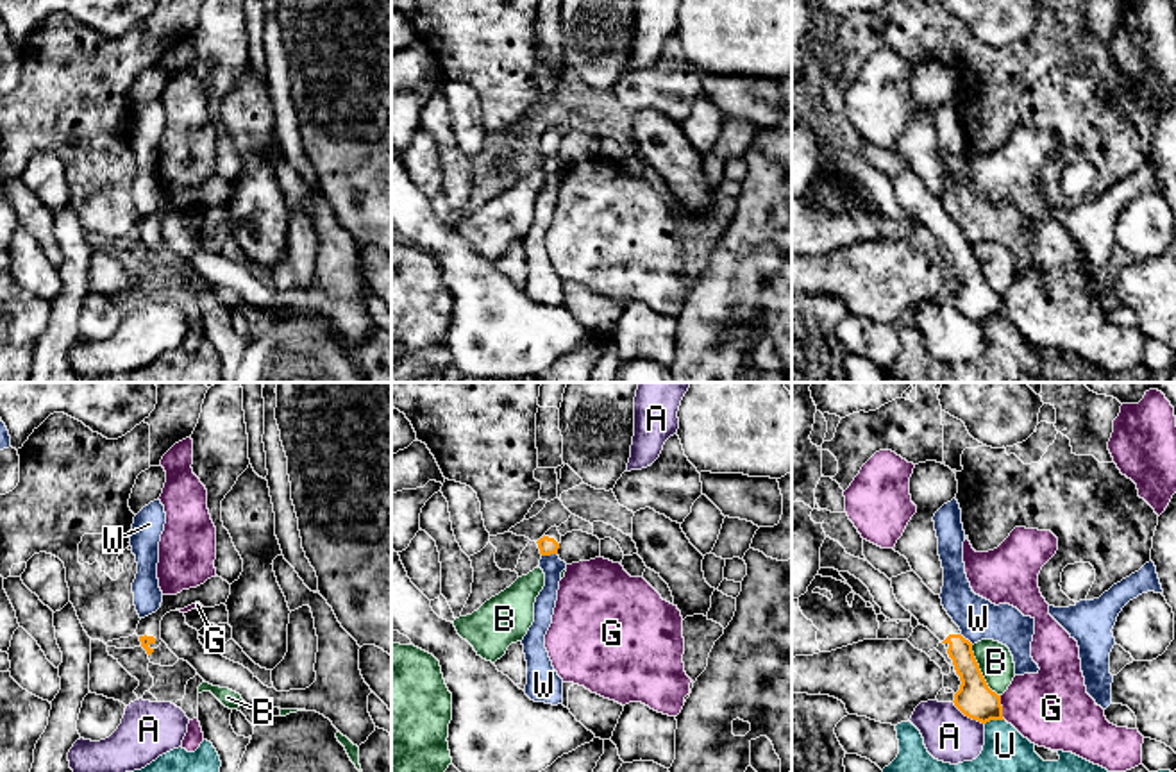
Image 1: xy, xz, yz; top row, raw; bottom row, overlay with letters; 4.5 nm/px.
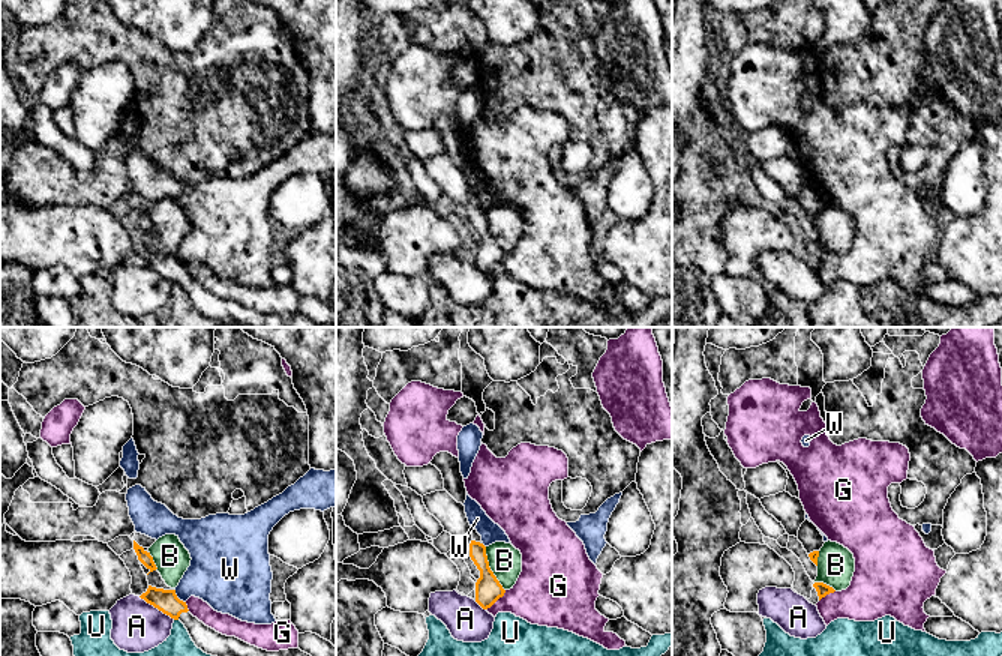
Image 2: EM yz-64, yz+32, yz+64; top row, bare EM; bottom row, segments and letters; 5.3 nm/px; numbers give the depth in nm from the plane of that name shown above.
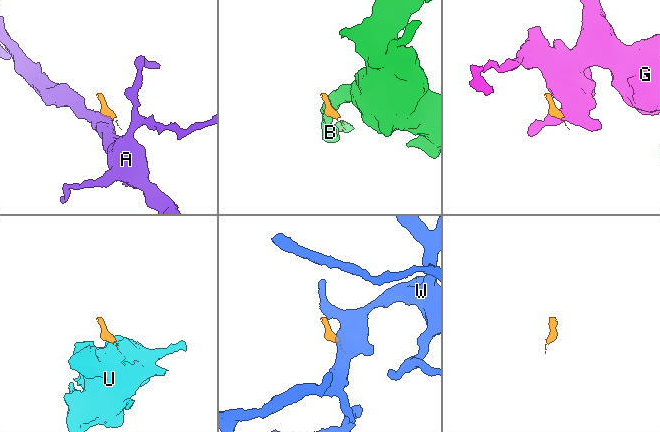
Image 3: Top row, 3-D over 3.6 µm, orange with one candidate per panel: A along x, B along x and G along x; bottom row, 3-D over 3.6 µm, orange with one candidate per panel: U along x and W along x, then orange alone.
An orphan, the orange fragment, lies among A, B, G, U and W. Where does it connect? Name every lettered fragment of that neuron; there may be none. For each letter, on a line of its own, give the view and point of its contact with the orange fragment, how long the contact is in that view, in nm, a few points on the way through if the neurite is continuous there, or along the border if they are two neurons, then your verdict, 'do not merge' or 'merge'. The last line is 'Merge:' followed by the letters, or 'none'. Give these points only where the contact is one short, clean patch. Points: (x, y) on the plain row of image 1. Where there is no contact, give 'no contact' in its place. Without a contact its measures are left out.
A: yz (967, 315) | 180 nm | along yz (953, 301), (966, 315), (983, 324) | do not merge
B: yz (980, 272) | 260 nm | along yz (971, 245), (985, 283), (999, 295) | do not merge
G: yz (1001, 308) | 110 nm | along yz (999, 295), (1005, 318) | do not merge
U: yz (994, 318) | 90 nm | along yz (1003, 318), (992, 318), (985, 324) | do not merge
W: xz (549, 154) | 70 nm | do not merge
Merge: none

